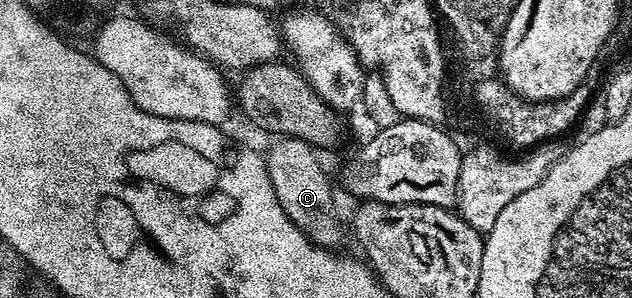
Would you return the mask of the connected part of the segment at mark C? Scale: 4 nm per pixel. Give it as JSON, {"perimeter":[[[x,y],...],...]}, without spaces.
{"perimeter":[[[297,137],[273,140],[266,154],[266,164],[274,195],[282,203],[282,211],[315,245],[336,247],[340,241],[340,221],[332,210],[332,185],[320,166],[321,154]]]}

